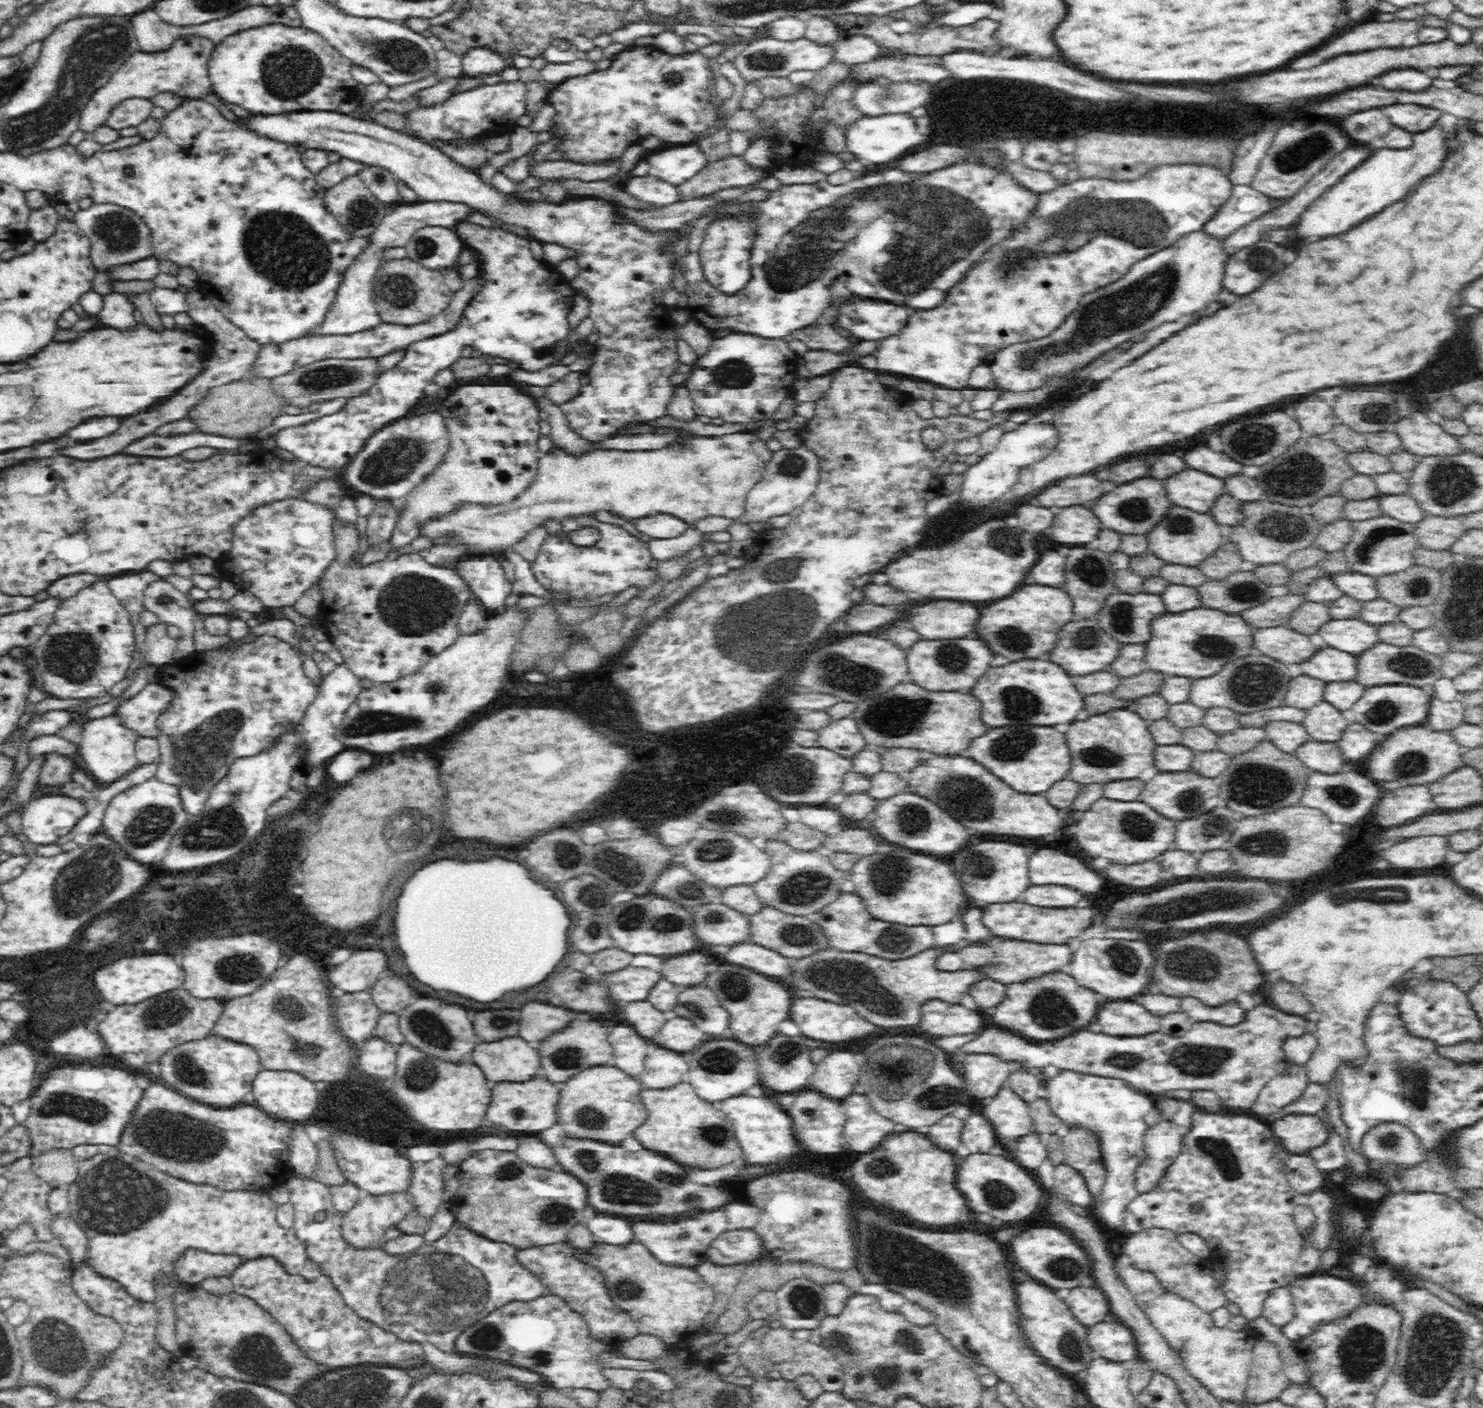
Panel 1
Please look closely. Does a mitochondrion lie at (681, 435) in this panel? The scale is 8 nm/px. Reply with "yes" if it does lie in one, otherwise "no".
no

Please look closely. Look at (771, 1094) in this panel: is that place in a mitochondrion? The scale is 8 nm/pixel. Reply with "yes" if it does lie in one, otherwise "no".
no

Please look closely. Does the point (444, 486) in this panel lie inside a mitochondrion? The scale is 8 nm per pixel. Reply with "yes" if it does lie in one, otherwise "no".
yes

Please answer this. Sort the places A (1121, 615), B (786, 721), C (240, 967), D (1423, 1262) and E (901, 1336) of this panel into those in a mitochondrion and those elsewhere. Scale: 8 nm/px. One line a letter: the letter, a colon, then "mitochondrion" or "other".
A: mitochondrion
B: other
C: mitochondrion
D: other
E: mitochondrion

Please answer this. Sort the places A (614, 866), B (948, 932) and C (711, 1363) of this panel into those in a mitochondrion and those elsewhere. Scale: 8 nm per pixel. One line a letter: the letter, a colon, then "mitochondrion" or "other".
A: mitochondrion
B: other
C: other

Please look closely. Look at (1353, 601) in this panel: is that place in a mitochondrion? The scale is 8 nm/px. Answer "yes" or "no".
no

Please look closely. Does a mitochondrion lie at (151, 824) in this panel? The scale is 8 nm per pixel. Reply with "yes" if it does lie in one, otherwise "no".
yes

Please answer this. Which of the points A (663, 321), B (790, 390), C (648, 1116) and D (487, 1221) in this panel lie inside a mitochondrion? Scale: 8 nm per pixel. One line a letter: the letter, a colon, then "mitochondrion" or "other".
A: other
B: other
C: other
D: other

